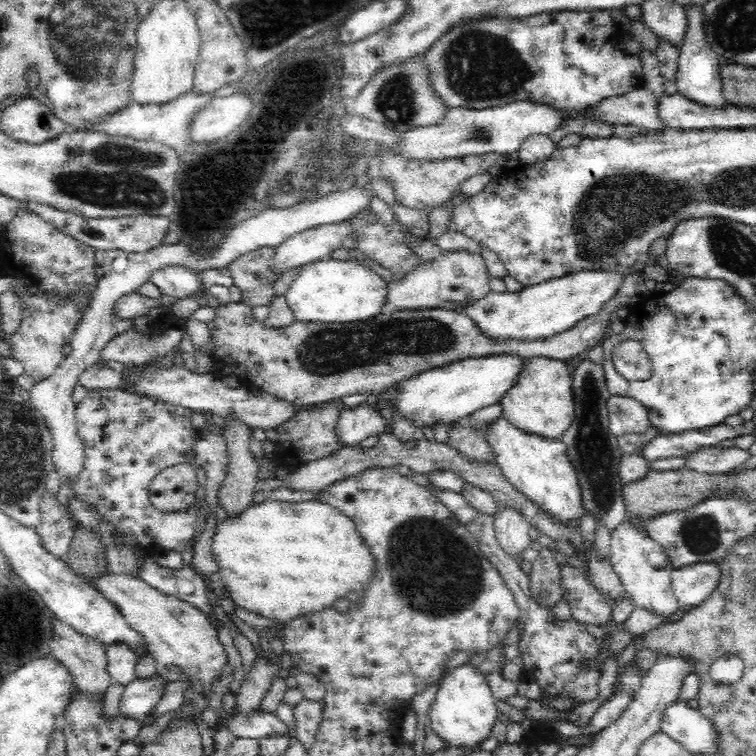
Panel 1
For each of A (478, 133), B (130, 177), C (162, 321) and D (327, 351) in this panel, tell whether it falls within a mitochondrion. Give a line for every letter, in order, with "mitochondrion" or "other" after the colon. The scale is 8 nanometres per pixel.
A: mitochondrion
B: mitochondrion
C: other
D: mitochondrion

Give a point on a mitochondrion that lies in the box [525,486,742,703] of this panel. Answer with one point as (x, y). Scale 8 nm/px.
(701, 534)

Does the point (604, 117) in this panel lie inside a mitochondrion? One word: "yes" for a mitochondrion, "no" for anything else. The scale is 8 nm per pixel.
no

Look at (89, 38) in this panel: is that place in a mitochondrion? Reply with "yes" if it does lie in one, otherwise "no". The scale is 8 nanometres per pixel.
yes

